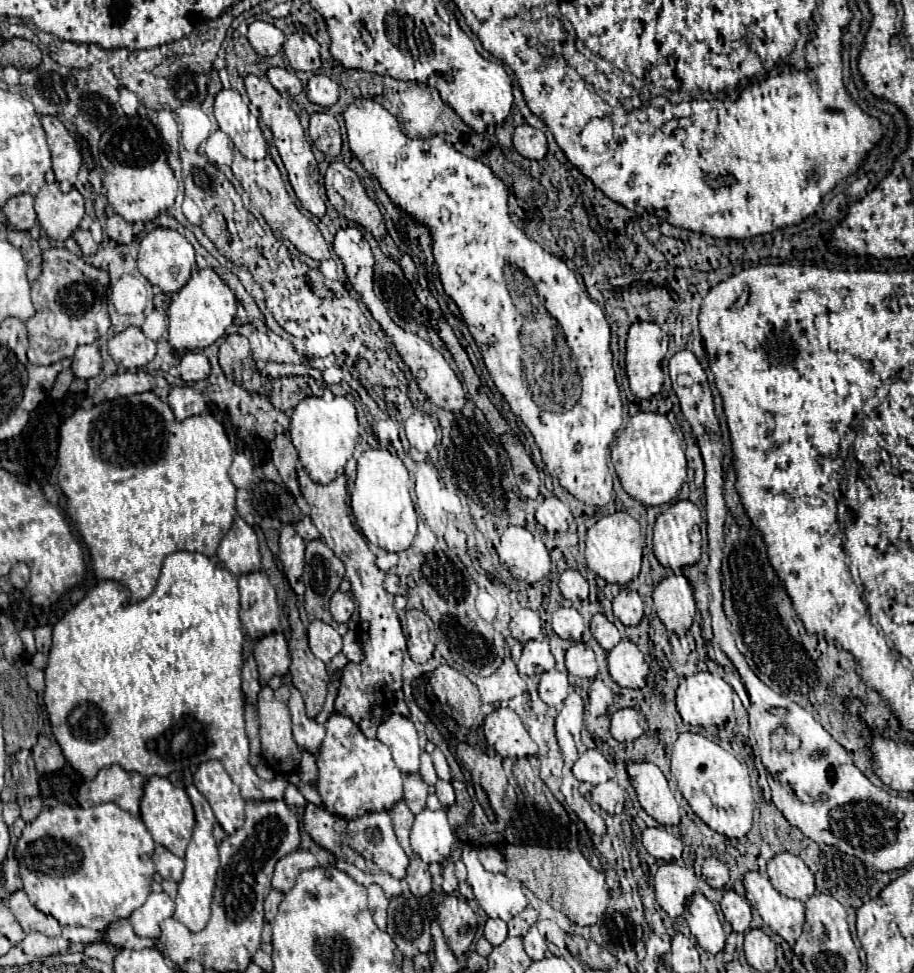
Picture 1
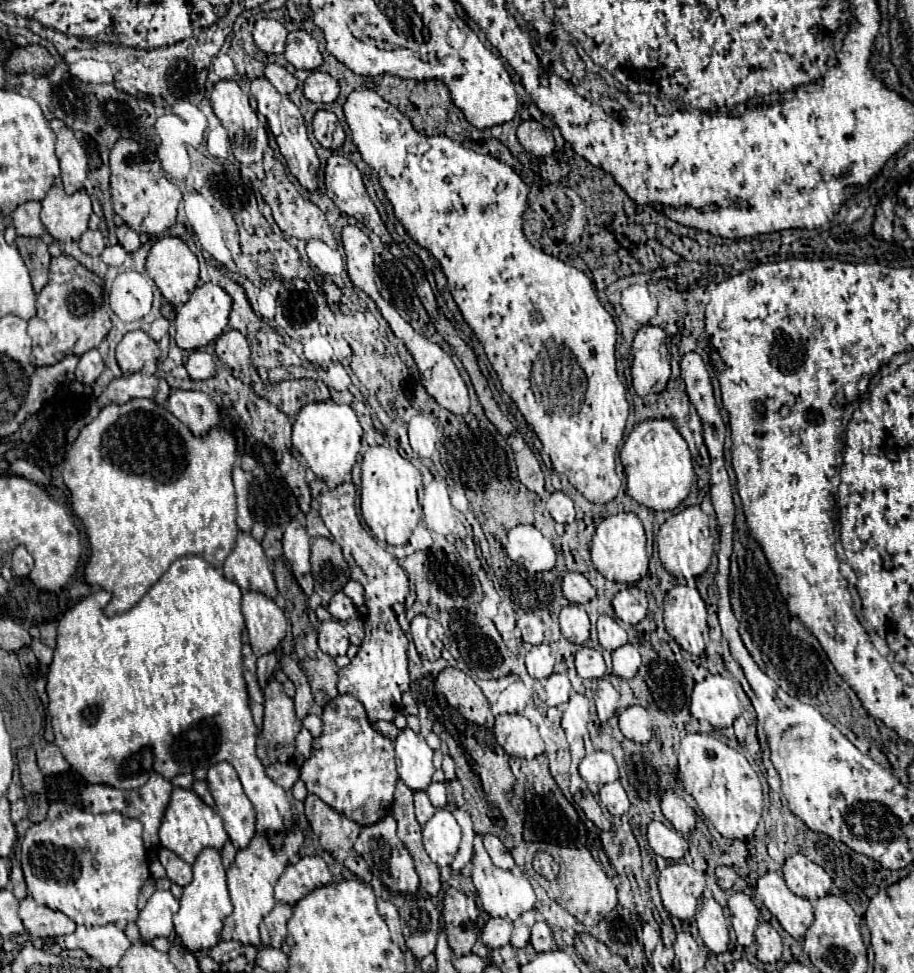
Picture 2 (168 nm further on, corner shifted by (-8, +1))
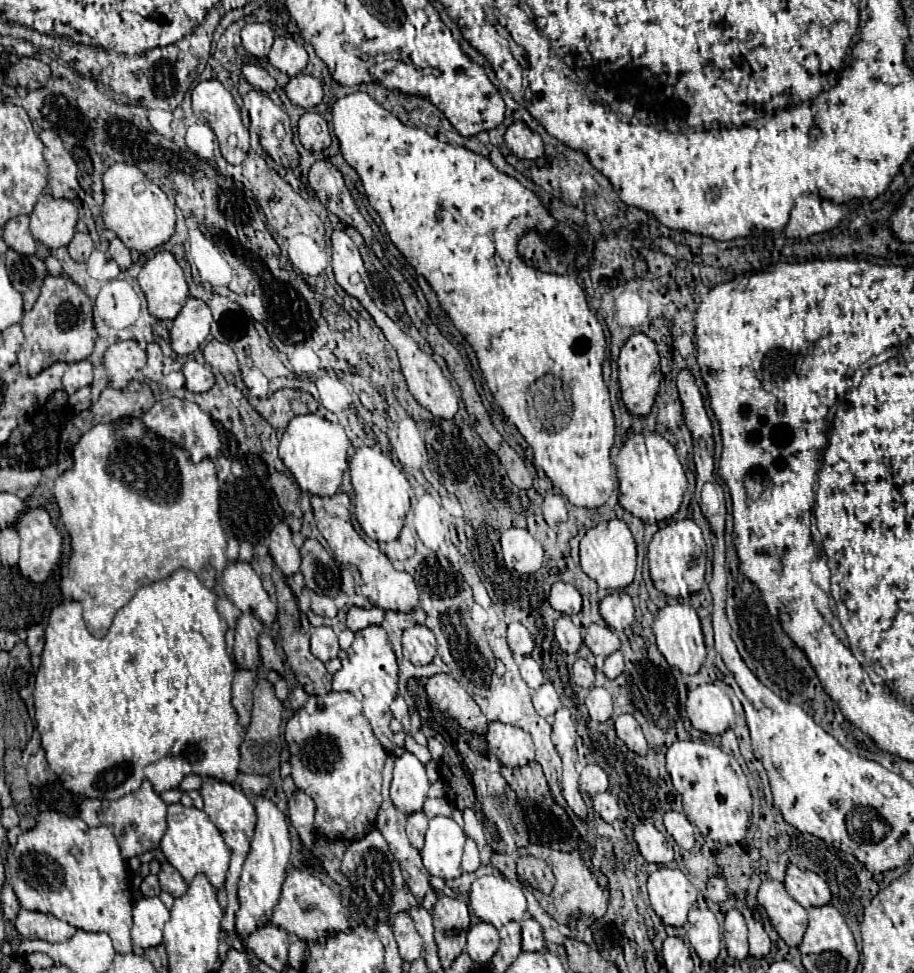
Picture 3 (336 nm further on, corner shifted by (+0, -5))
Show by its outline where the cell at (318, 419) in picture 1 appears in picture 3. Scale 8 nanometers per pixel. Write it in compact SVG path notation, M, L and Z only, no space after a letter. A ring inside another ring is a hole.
M305 414L305 416L295 416L289 422L279 442L279 458L289 468L301 490L307 490L313 496L333 496L341 492L337 490L341 486L343 472L347 468L349 446L351 442L339 424L331 424L329 420L317 414Z

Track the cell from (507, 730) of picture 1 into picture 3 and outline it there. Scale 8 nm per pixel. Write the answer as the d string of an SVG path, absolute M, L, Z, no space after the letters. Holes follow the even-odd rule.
M489 722L487 732L489 750L505 764L505 766L525 766L535 758L535 746L531 736L517 728L503 722Z

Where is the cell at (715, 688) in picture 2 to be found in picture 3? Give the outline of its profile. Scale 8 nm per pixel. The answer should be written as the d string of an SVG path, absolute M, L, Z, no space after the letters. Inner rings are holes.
M701 684L689 692L687 716L693 728L707 734L723 734L735 718L731 698L715 684Z

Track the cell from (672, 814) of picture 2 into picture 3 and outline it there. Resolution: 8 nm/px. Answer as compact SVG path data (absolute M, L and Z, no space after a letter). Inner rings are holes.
M667 812L663 820L665 820L665 828L673 836L673 840L681 848L691 850L693 844L695 844L695 828L687 820L687 816L681 814L681 812Z

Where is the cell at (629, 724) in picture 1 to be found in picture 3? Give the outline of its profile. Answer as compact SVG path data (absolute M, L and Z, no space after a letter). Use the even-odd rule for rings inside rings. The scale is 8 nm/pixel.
M631 714L617 716L615 718L615 730L617 730L619 740L623 740L629 750L633 750L635 754L647 754L647 740L641 732L639 722Z

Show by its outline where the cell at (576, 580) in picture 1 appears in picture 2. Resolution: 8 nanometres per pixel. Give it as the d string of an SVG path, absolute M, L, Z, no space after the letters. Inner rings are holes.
M567 572L563 576L563 594L573 604L587 604L595 598L595 588L579 572Z

